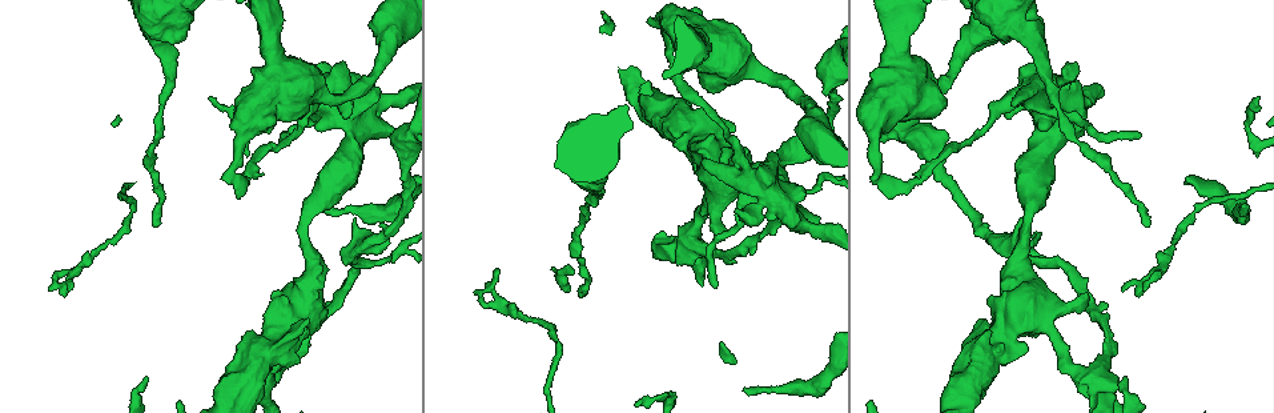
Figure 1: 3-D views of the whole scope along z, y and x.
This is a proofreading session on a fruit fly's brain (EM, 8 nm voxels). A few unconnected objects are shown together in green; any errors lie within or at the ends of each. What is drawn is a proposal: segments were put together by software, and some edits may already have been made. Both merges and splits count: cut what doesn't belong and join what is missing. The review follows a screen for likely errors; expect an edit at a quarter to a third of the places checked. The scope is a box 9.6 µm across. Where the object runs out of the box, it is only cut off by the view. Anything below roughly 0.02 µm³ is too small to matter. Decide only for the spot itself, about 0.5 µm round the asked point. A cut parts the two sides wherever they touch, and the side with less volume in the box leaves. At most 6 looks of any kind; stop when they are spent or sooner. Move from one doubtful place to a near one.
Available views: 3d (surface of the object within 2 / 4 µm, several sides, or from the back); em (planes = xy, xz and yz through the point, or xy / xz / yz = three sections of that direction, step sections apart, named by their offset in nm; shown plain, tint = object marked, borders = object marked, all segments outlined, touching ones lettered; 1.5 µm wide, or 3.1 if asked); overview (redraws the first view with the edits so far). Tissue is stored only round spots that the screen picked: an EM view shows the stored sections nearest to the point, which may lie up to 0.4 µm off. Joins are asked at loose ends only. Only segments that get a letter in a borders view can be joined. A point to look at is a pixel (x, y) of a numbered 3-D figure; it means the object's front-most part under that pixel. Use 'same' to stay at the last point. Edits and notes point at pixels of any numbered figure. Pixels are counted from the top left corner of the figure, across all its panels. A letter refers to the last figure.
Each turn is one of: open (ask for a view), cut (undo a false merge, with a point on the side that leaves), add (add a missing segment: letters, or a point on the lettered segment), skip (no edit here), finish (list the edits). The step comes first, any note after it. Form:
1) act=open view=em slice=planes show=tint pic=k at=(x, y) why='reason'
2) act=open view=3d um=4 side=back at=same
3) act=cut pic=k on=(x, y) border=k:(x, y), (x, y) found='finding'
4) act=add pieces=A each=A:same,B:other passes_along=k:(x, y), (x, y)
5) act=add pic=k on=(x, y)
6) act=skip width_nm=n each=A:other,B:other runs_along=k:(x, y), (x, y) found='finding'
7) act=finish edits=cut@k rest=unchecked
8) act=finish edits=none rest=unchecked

act=open view=em slice=planes show=borders pic=1 at=(1122, 289) why='branch stops here'

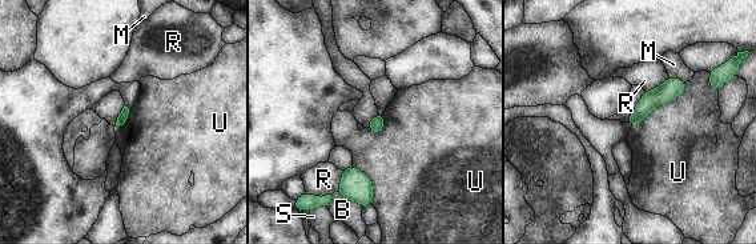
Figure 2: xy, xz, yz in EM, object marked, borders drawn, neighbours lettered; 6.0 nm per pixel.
act=skip each=B:other,M:other,R:other,S:other,U:other border=2:(686, 83), (631, 127) found='no lettered segment goes on from it'

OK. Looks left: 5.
act=open view=em slice=xz step=8 show=tint pic=1 at=(1138, 134) why='free end'

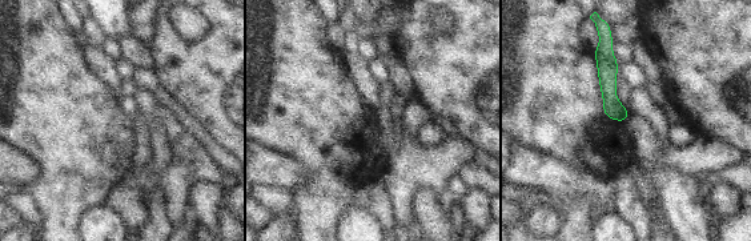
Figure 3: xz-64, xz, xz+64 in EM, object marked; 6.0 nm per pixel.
act=open view=em slice=planes show=borders at=same why='cut it another way'

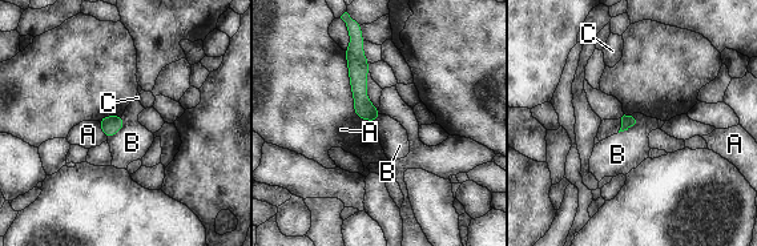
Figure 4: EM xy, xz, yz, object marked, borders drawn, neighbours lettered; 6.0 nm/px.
act=skip each=A:other,B:other,C:other runs_along=4:(359, 41), (358, 93), (374, 117) found='no lettered segment goes on from it'

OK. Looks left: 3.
act=open view=em slice=xz step=8 show=plain pic=1 at=(1031, 249)

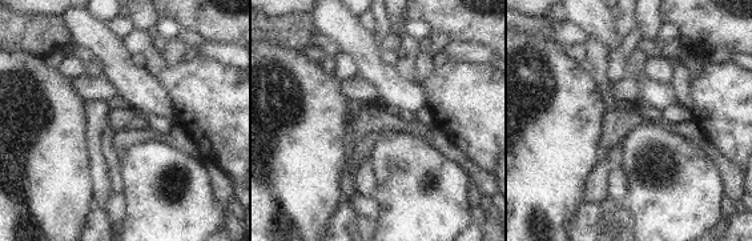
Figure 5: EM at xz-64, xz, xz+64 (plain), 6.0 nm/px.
act=open view=em slice=xz step=8 show=borders at=same

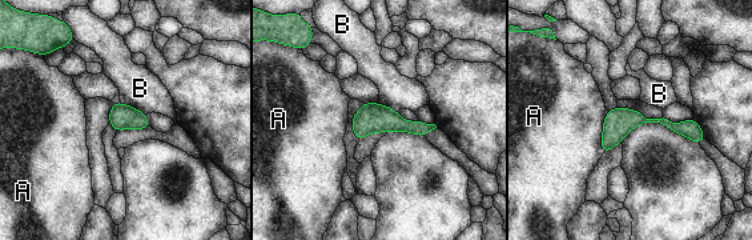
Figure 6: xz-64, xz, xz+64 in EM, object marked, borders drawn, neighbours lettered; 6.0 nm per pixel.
act=skip each=A:other,B:other found='continuous, no second neuron'

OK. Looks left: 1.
act=finish edits=none rest=unchecked

